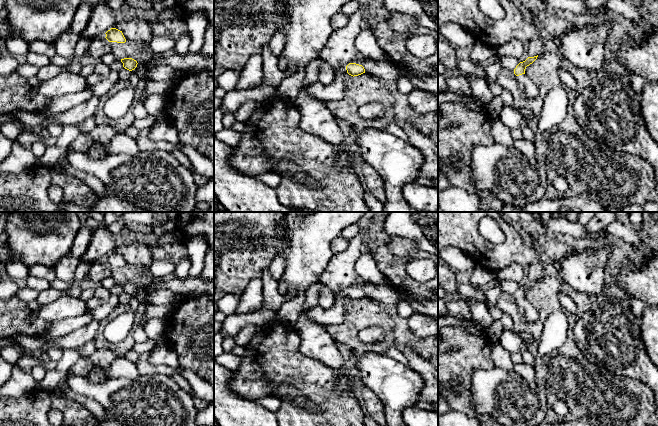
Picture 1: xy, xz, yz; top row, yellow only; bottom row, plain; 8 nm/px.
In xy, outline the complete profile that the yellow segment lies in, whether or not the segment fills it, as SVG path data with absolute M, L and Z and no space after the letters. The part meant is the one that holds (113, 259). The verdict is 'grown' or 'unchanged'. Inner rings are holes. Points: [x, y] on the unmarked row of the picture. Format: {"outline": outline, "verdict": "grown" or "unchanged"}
{"outline": "M111 252L105 258L106 258L105 262L109 266L117 266L117 267L125 267L126 266L126 263L125 263L122 255L116 253L116 252Z", "verdict": "unchanged"}

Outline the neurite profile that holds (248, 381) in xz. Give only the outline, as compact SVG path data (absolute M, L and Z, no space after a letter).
M255 355L242 358L239 367L233 372L229 388L244 399L257 401L266 396L275 396L280 400L284 397L290 399L298 407L318 412L318 408L309 403L298 390L288 384L281 384L271 388L264 378Z

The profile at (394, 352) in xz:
M399 347L389 348L386 355L409 367L409 363Z

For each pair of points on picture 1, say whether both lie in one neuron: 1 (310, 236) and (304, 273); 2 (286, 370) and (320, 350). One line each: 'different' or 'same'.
1: same
2: different

